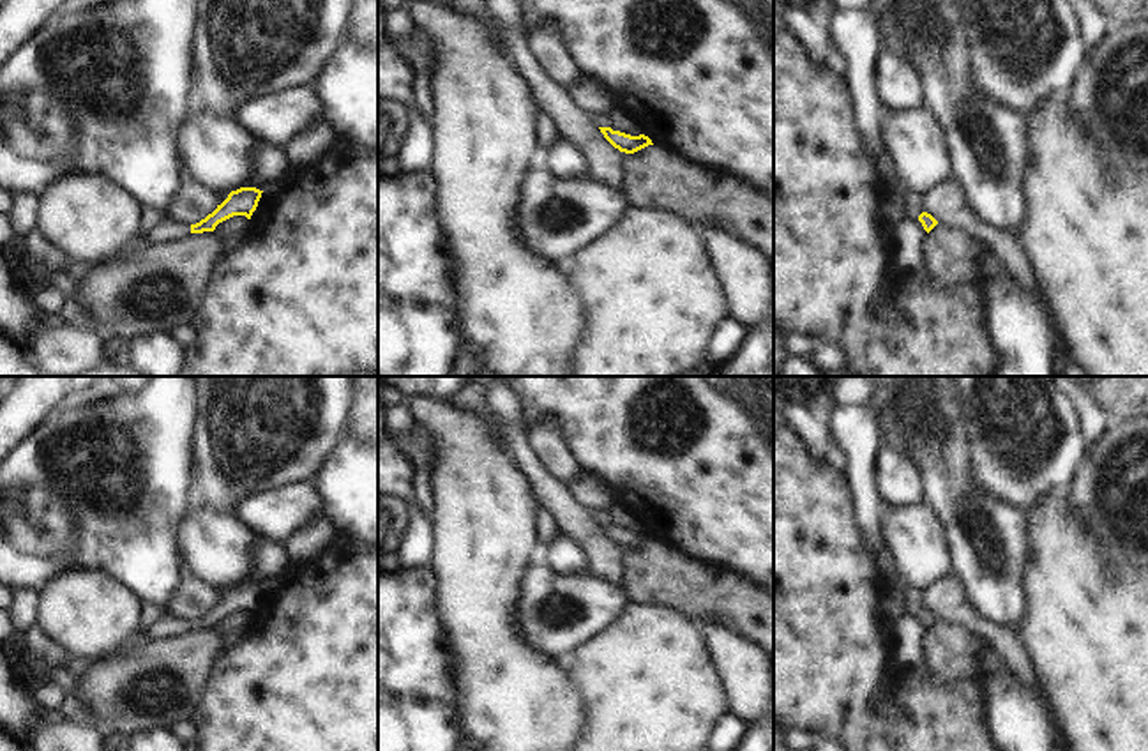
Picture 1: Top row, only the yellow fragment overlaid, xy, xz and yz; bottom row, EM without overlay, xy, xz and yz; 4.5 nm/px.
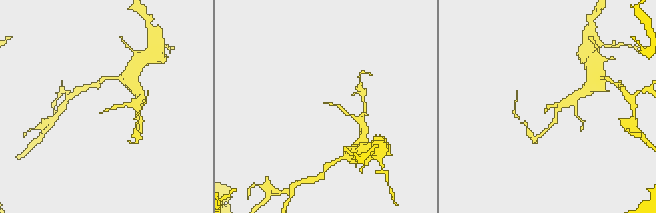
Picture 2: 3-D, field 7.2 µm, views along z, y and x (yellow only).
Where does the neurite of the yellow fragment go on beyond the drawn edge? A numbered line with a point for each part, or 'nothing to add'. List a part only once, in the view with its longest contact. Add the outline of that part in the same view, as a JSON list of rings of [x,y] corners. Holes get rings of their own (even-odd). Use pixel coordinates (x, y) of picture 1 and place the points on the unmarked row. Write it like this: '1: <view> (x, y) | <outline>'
nothing to add

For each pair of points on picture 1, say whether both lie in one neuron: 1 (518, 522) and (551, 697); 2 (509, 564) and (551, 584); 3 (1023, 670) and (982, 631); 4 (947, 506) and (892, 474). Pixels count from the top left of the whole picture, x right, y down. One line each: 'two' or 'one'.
1: one
2: two
3: one
4: two

